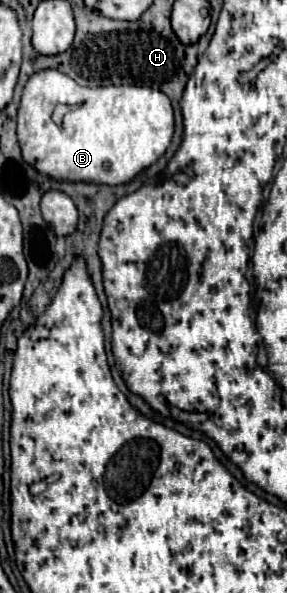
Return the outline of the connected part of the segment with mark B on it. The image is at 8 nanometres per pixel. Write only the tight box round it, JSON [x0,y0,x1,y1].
[17,69,175,183]

